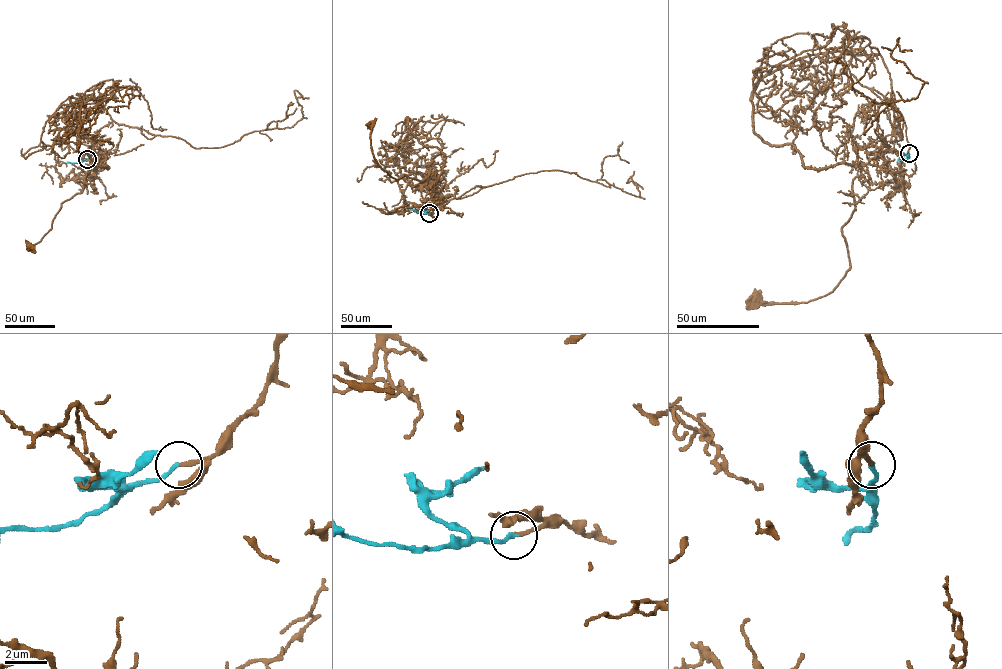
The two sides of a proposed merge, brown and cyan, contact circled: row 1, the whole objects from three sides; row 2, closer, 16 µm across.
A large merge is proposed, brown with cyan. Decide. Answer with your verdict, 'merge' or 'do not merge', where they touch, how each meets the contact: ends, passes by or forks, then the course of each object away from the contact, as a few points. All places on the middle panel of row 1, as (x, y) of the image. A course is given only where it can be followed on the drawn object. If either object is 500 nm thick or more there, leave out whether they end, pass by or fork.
merge; place (429, 213); brown ends; cyan ends; course brown (429, 213), (448, 200), (403, 178), (406, 117), (444, 155), (435, 181), (397, 180), (374, 158), (371, 124); course cyan (429, 213), (408, 209)

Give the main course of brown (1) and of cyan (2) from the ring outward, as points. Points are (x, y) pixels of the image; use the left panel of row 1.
1: (87, 159), (112, 120), (98, 99), (71, 96), (77, 150), (108, 168), (88, 170), (83, 191), (29, 246)
2: (87, 159), (66, 162)

